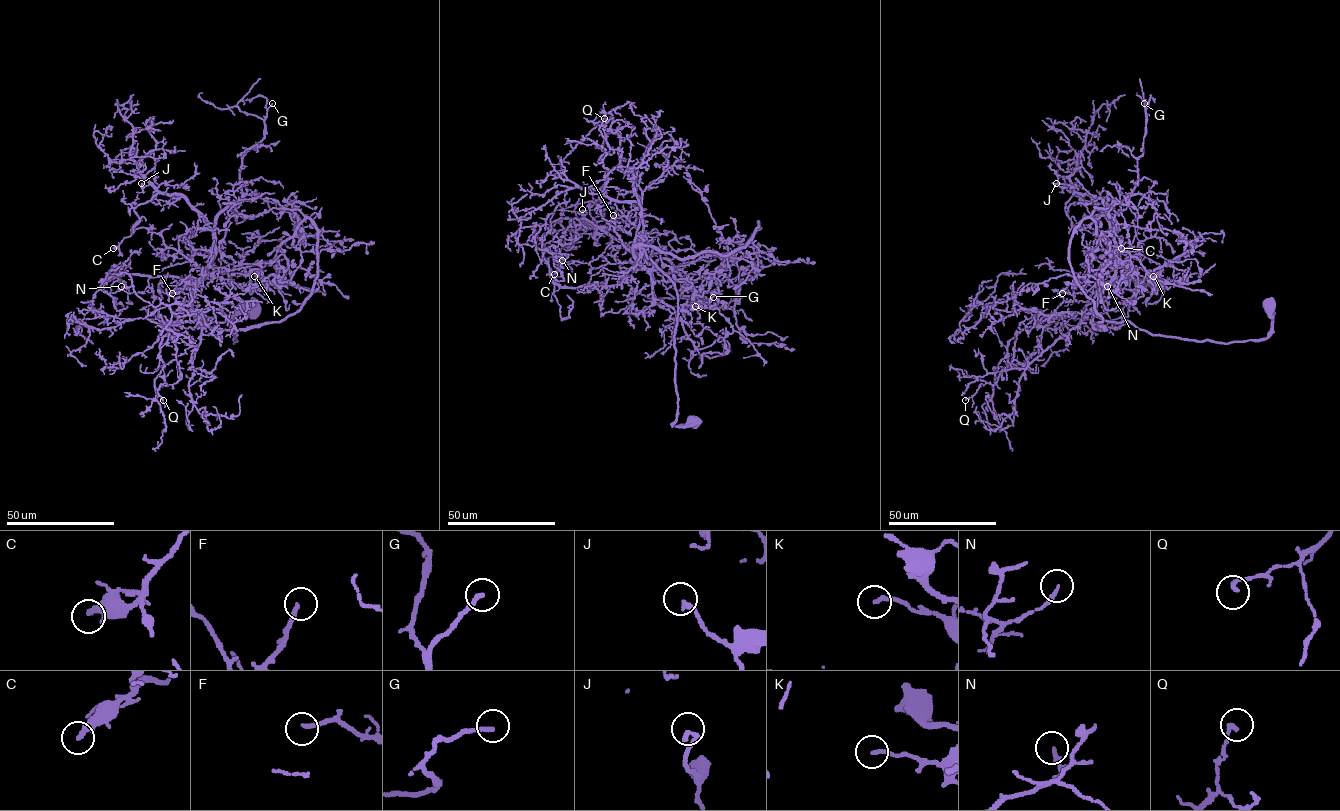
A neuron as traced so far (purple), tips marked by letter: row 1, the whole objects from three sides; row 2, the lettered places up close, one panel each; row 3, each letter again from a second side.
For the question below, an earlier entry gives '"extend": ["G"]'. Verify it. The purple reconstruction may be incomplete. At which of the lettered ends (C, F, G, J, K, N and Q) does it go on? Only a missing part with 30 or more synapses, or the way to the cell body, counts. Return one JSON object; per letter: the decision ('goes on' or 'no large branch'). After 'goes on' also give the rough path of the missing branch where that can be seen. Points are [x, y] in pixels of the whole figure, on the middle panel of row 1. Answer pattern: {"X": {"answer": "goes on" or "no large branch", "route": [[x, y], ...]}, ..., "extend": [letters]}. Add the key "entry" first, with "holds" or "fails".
{"entry": "holds", "C": {"answer": "no large branch"}, "F": {"answer": "no large branch"}, "G": {"answer": "goes on", "route": [[713, 297], [745, 297], [748, 300]]}, "J": {"answer": "no large branch"}, "K": {"answer": "no large branch"}, "N": {"answer": "no large branch"}, "Q": {"answer": "no large branch"}, "extend": ["G"]}

